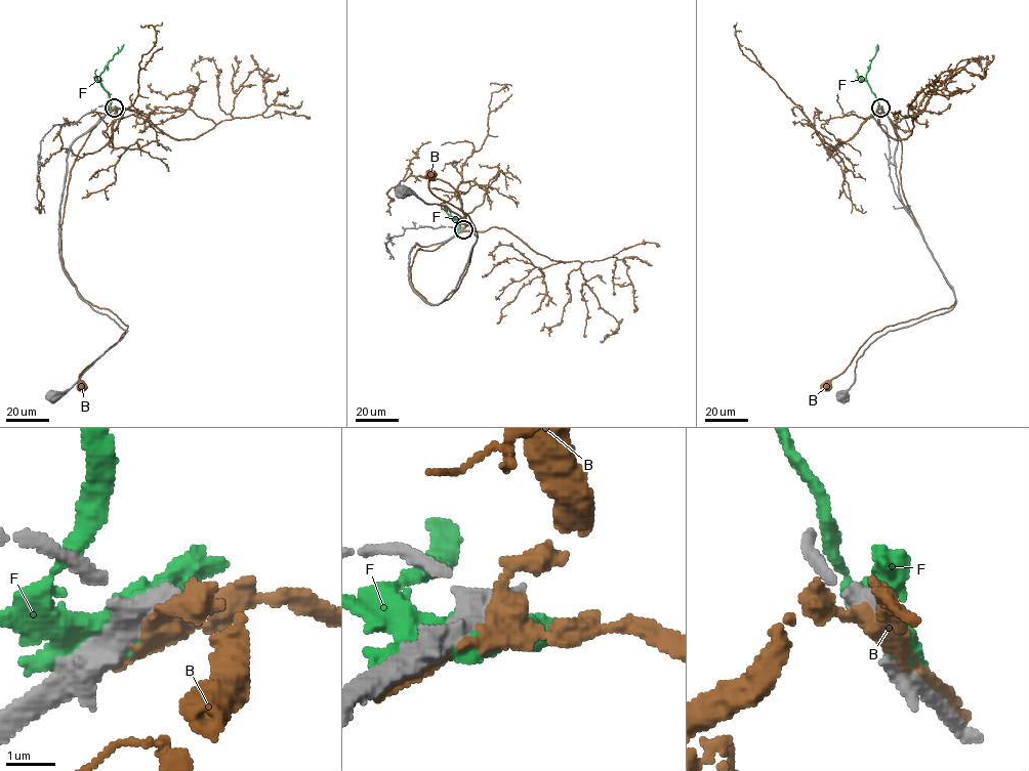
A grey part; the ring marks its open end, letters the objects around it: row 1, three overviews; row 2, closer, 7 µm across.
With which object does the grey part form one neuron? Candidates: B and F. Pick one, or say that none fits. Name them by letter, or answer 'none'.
none

